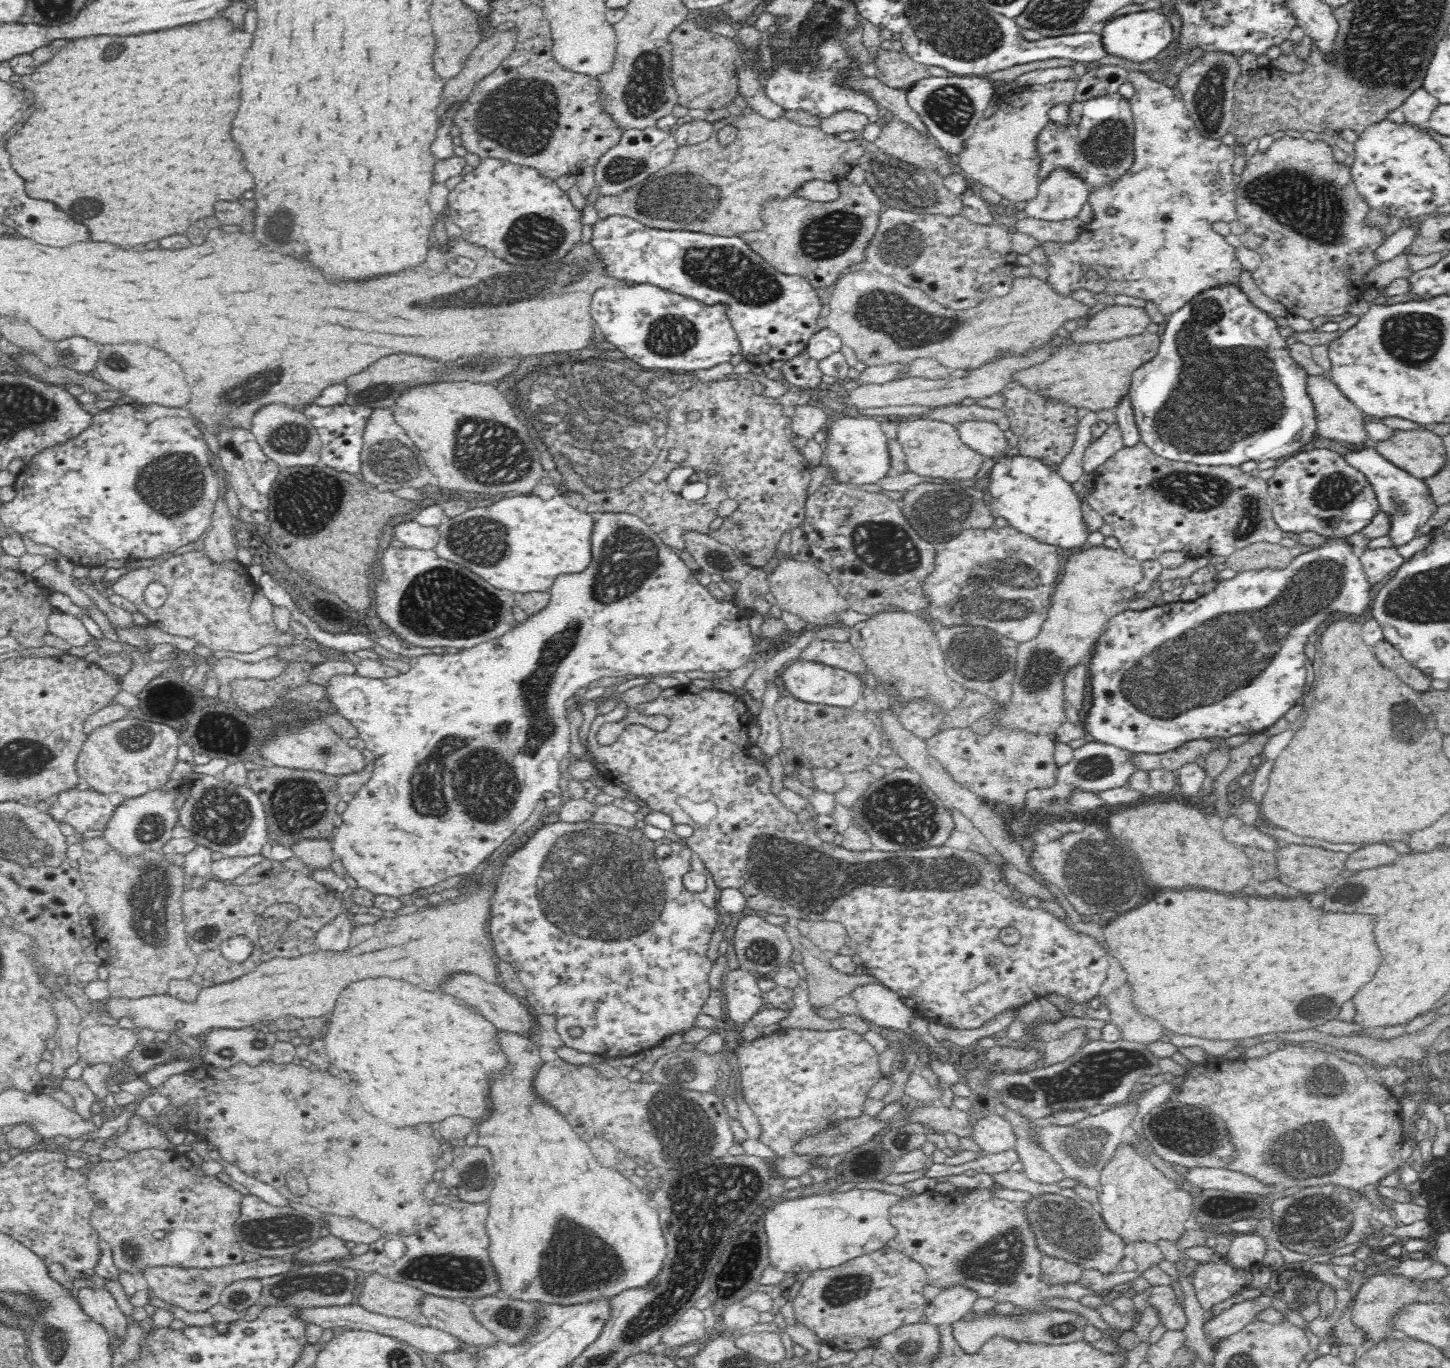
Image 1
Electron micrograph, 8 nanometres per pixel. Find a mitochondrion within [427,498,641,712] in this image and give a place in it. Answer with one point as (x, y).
(481, 541)

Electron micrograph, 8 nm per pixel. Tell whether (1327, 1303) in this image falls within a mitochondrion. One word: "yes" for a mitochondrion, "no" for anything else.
no

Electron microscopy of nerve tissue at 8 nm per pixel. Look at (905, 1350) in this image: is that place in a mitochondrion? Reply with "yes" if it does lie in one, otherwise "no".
no

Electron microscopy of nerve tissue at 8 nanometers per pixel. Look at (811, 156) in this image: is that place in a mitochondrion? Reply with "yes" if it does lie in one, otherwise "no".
no

